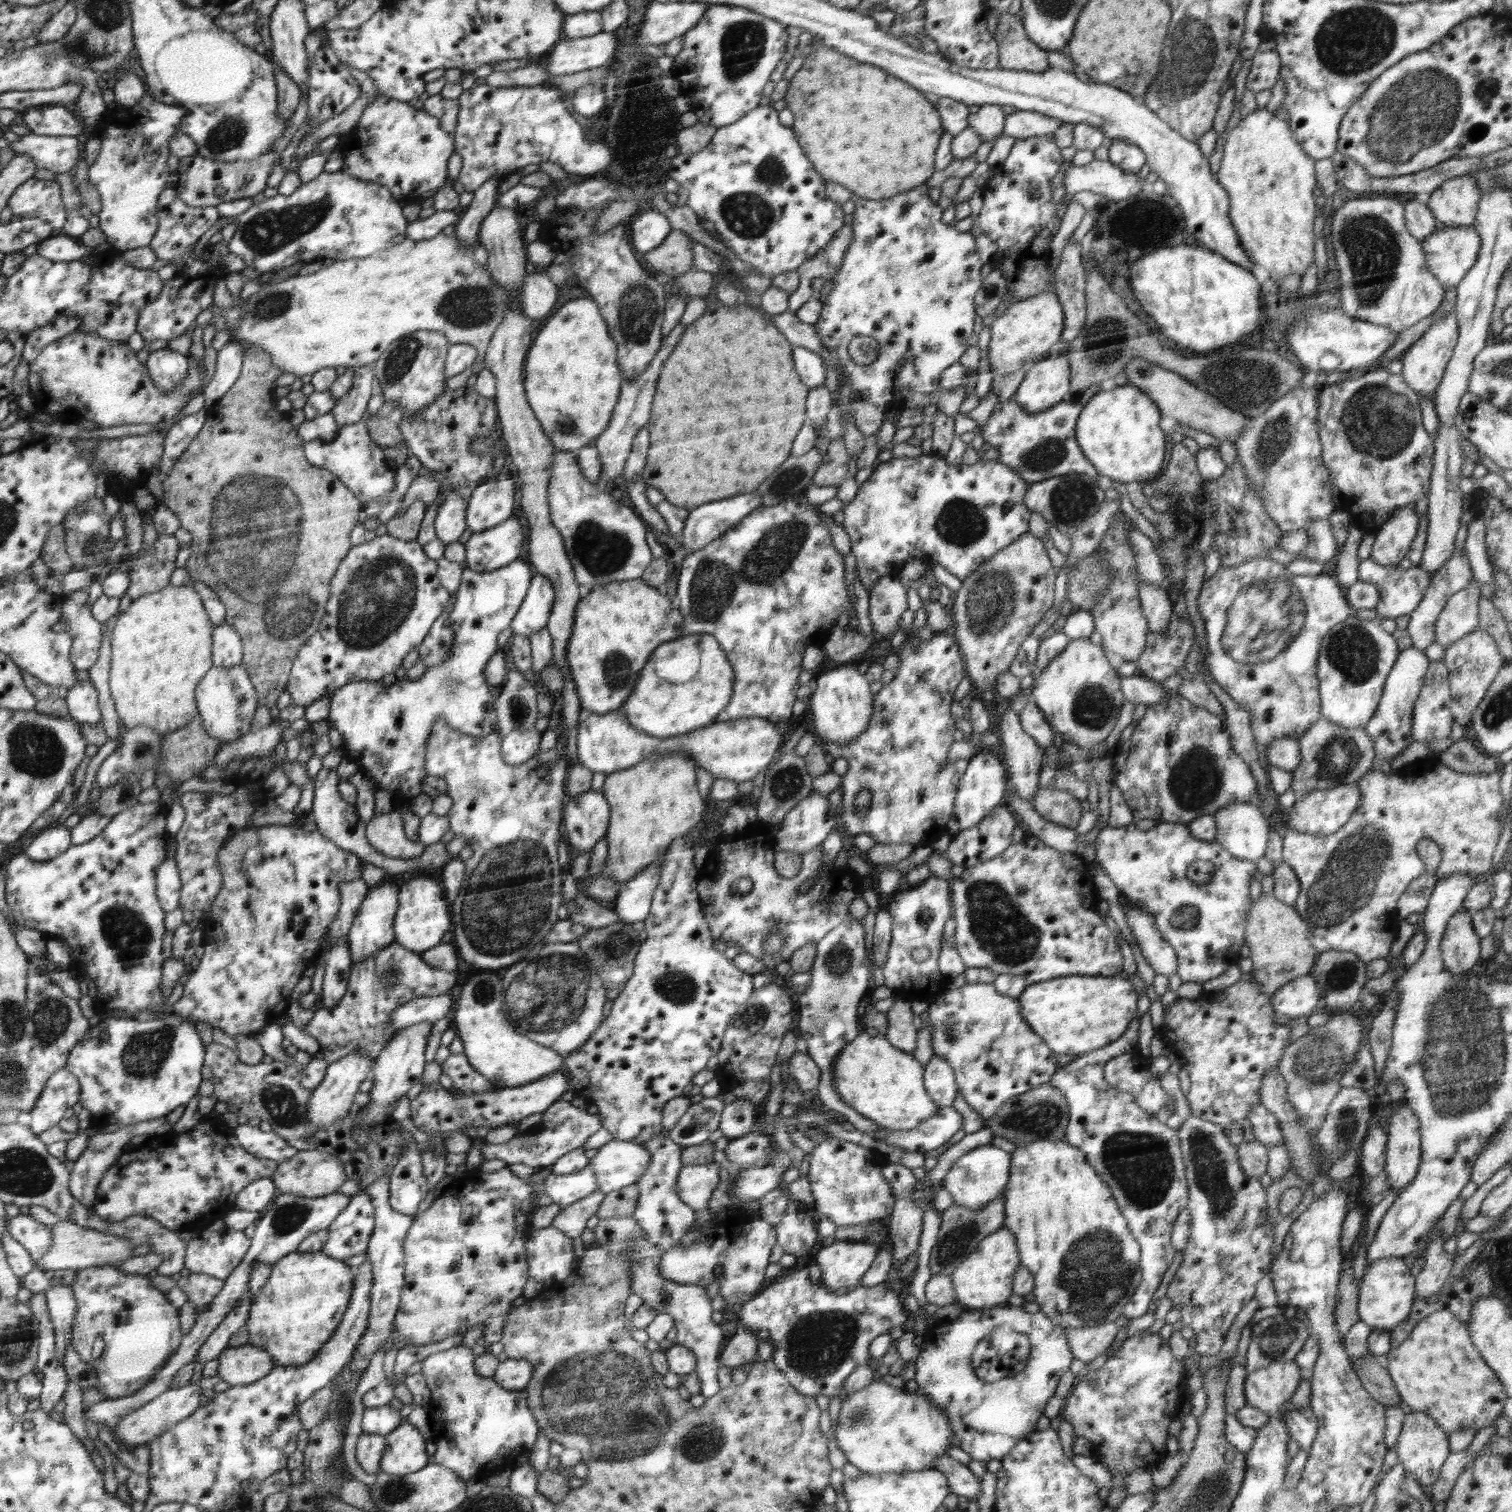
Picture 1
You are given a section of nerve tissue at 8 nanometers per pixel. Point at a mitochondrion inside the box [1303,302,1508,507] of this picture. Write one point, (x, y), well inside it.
(1379, 422)

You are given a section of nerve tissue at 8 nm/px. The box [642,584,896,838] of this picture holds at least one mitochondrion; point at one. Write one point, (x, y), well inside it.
(787, 781)

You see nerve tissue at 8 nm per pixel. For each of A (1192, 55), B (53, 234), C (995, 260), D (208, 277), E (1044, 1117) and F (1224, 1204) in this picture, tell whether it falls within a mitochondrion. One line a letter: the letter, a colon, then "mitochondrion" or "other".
A: mitochondrion
B: other
C: other
D: other
E: mitochondrion
F: mitochondrion

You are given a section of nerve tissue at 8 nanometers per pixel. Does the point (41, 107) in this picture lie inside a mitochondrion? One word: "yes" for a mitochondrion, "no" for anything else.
no

